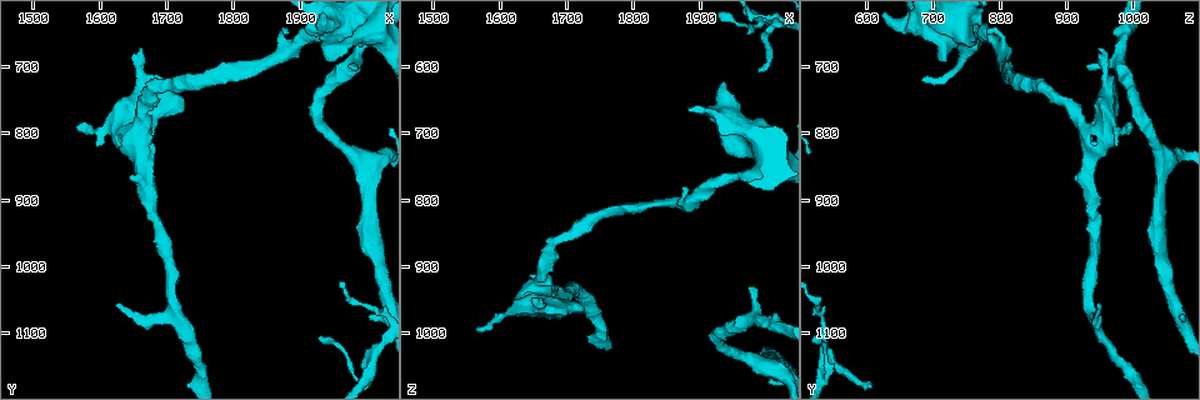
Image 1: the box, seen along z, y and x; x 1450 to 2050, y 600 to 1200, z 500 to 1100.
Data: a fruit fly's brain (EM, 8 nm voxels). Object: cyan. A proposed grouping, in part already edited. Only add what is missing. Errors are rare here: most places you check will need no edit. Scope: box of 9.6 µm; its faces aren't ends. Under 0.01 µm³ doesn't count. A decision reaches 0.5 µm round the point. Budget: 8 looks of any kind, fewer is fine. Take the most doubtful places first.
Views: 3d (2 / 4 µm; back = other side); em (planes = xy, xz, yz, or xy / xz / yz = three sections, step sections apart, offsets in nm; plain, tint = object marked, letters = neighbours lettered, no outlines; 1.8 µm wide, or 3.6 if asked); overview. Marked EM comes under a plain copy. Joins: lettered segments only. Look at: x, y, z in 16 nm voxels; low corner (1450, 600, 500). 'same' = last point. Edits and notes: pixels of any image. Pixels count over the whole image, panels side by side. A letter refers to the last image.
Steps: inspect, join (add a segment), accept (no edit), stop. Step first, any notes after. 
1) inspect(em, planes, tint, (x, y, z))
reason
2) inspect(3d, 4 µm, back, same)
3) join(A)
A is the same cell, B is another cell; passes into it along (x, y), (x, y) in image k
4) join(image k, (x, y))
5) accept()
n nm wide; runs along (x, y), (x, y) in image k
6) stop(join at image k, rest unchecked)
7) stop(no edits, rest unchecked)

inspect(em, planes, letters, (1665, 670, 950))
branch stops here

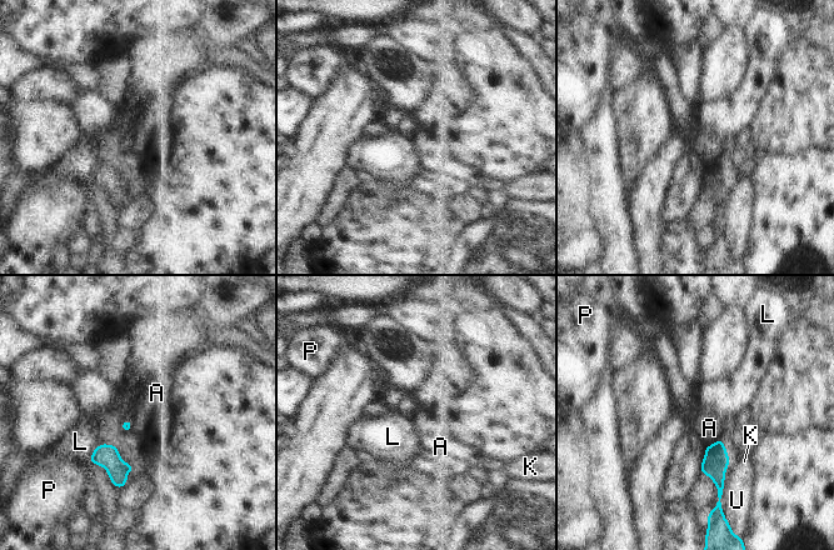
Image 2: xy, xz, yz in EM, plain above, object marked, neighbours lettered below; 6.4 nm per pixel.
accept()
A, K, L, P and U are other cells; border along (722, 439), (705, 446) in image 2; none of them fits

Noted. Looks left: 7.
inspect(em, planes, letters, (1620, 1055, 945))
free end

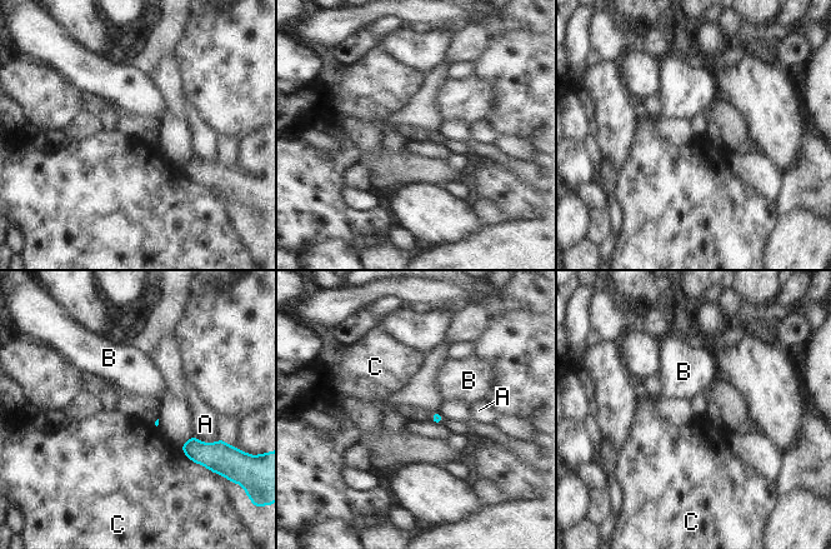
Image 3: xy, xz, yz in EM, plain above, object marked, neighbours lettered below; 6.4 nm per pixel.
accept()
A, B and C are other cells; border along (183, 452), (203, 467) in image 3; no lettered segment goes on from it

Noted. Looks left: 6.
inspect(em, xy, step 4, letters, (1975, 700, 930))
branch stops here

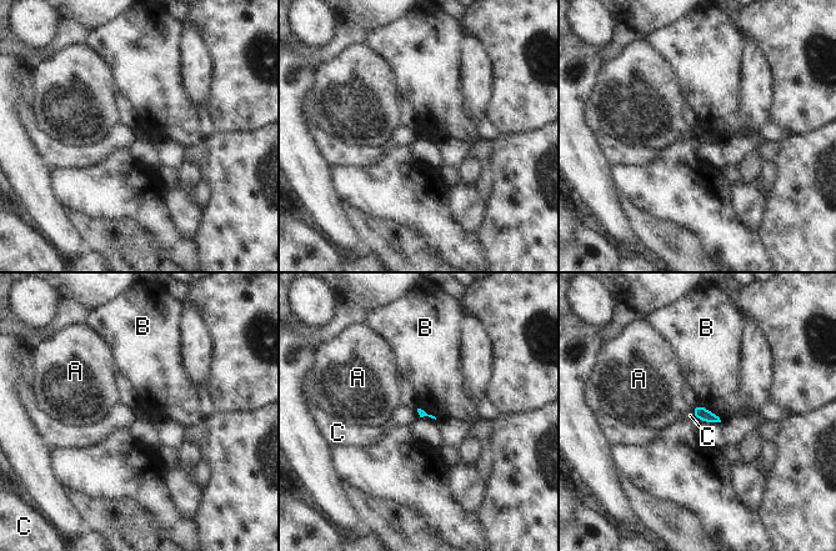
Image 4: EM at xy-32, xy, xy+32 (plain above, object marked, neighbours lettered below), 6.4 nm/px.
inspect(em, planes, letters, same)
cut it another way

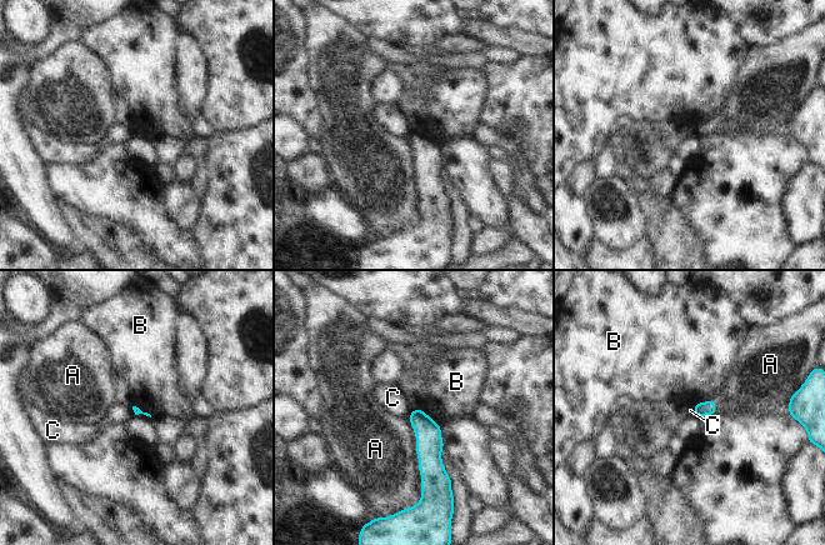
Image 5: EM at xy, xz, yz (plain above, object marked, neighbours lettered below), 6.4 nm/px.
accept()
A, B and C are other cells; runs along (416, 413), (428, 431), (428, 484) in image 5; none of them fits

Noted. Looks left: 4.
stop(no edits, rest unchecked)

